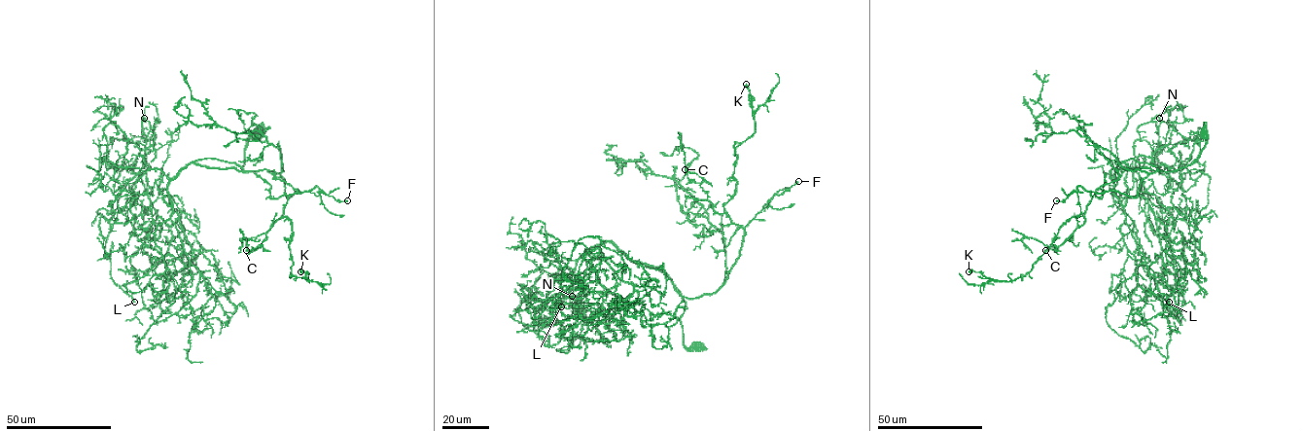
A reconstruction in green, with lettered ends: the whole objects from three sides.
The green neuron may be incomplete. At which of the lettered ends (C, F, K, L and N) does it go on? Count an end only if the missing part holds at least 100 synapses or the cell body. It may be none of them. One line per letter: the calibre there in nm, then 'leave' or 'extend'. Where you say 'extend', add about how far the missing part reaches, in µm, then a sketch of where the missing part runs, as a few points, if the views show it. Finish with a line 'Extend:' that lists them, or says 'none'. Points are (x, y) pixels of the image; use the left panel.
C: calibre 500 nm; leave
F: calibre 480 nm; leave
K: calibre 600 nm; leave
L: calibre 420 nm; leave
N: calibre 320 nm; extend; missing 30 µm; course (144, 118), (133, 109), (124, 92), (119, 96), (121, 98)
Extend: N

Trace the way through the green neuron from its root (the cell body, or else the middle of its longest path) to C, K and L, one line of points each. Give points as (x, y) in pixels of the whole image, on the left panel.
C: (258, 133), (246, 172), (194, 161), (267, 169), (287, 197), (299, 192), (263, 246), (246, 250)
K: (258, 133), (246, 172), (194, 161), (267, 169), (299, 192), (281, 216), (291, 273), (308, 281), (300, 271)
L: (258, 133), (246, 172), (201, 159), (170, 182), (172, 212), (155, 233), (162, 257), (120, 286), (134, 302)

